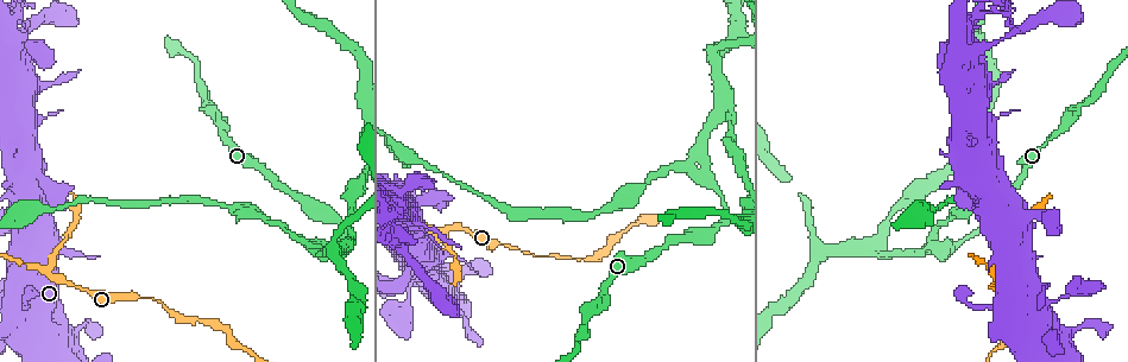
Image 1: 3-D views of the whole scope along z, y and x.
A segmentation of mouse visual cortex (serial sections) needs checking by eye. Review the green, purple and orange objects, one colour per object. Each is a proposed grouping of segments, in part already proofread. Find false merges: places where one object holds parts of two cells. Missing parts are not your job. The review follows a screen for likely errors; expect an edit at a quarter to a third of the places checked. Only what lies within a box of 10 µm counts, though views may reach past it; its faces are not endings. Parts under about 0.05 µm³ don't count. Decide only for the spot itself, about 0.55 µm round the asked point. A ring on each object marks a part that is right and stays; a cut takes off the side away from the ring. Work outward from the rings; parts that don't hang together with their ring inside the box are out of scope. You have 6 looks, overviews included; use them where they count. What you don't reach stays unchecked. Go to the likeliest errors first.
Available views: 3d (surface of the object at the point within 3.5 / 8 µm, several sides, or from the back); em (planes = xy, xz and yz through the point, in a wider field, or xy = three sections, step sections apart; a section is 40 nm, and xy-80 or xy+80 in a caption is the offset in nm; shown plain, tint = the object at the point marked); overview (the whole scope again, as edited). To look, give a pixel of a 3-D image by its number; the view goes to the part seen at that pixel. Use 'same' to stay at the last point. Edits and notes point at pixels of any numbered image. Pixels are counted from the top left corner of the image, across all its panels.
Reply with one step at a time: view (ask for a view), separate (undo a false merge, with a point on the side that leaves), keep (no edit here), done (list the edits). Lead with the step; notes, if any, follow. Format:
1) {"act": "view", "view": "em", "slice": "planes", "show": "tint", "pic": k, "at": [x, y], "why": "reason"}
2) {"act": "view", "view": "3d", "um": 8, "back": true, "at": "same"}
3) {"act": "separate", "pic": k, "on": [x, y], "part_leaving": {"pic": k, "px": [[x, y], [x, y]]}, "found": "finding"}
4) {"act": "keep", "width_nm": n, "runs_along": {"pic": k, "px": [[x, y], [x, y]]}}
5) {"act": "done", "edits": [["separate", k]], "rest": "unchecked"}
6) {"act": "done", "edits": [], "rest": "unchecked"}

{"act": "view", "view": "3d", "um": 3.5, "pic": 1, "at": [718, 115], "why": "sharp bend"}

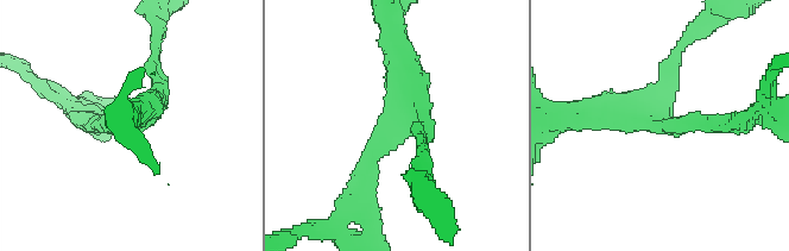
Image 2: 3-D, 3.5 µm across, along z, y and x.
{"act": "view", "view": "em", "slice": "planes", "show": "tint", "pic": 2, "at": [663, 126], "arms": 3, "arm_widths_nm": [250, 250, 350], "why": "need the tissue"}

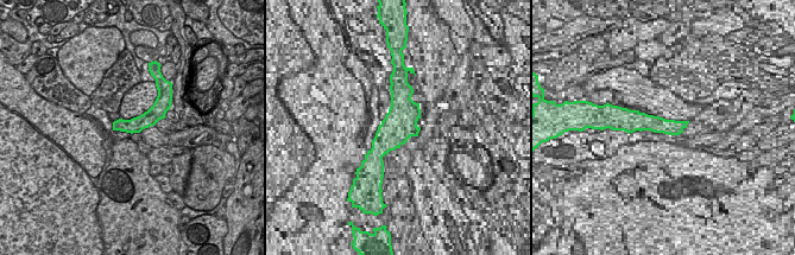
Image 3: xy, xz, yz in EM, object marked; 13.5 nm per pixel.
{"act": "keep", "runs_along": {"pic": 2, "px": [[96, 123], [155, 64]]}, "found": "one cell here"}

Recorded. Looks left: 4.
{"act": "view", "view": "3d", "um": 3.5, "pic": 1, "at": [48, 272]}

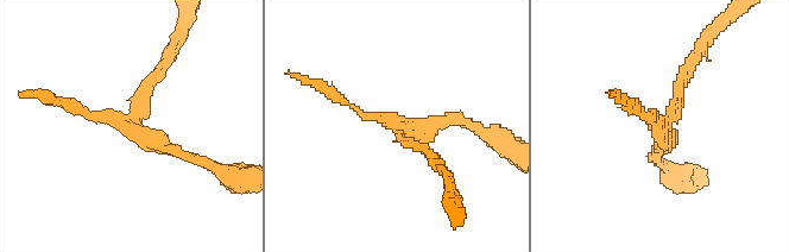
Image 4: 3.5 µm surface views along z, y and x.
{"act": "view", "view": "em", "slice": "xy", "step": 2, "show": "tint", "pic": 4, "at": [397, 128], "why": "now the EM"}

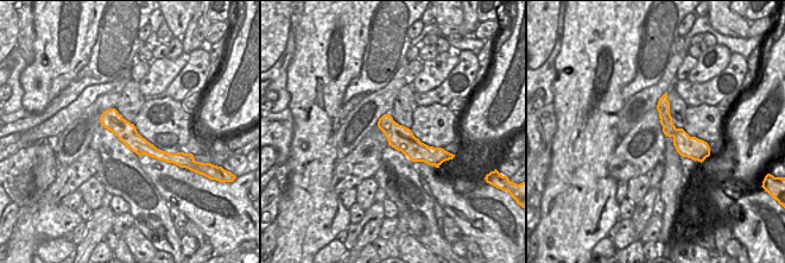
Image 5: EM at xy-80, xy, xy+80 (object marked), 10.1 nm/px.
{"act": "separate", "pic": 4, "on": [150, 80], "arm_widths_nm": [100, 150, 150], "border": {"pic": 5, "px": [[676, 129], [672, 136]]}, "found": "a second cell is stuck on"}

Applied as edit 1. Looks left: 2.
{"act": "done", "edits": [["separate", 4]], "rest": "unchecked"}

